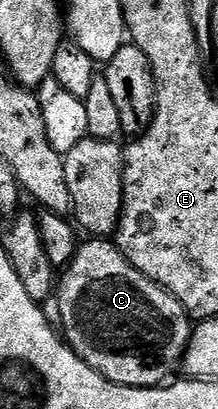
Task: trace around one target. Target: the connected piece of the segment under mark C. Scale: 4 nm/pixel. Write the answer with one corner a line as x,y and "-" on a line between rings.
82,240
80,244
78,244
77,253
71,259
71,263
66,265
60,274
59,284
55,289
55,299
59,303
59,315
61,316
60,328
63,330
63,336
67,344
77,352
79,359
83,359
83,363
87,363
92,369
99,371
99,375
103,375
111,383
119,383
127,387
135,387
136,389
156,389
166,384
166,382
174,376
172,373
175,372
176,369
178,372
185,355
185,349
189,346
189,340
193,337
195,325
189,313
183,307
183,303
179,303
179,299
175,299
175,295
171,295
165,289
160,289
155,282
151,279
147,279
147,275
143,275
139,272
138,269
121,254
120,249
117,248
112,240
85,240

